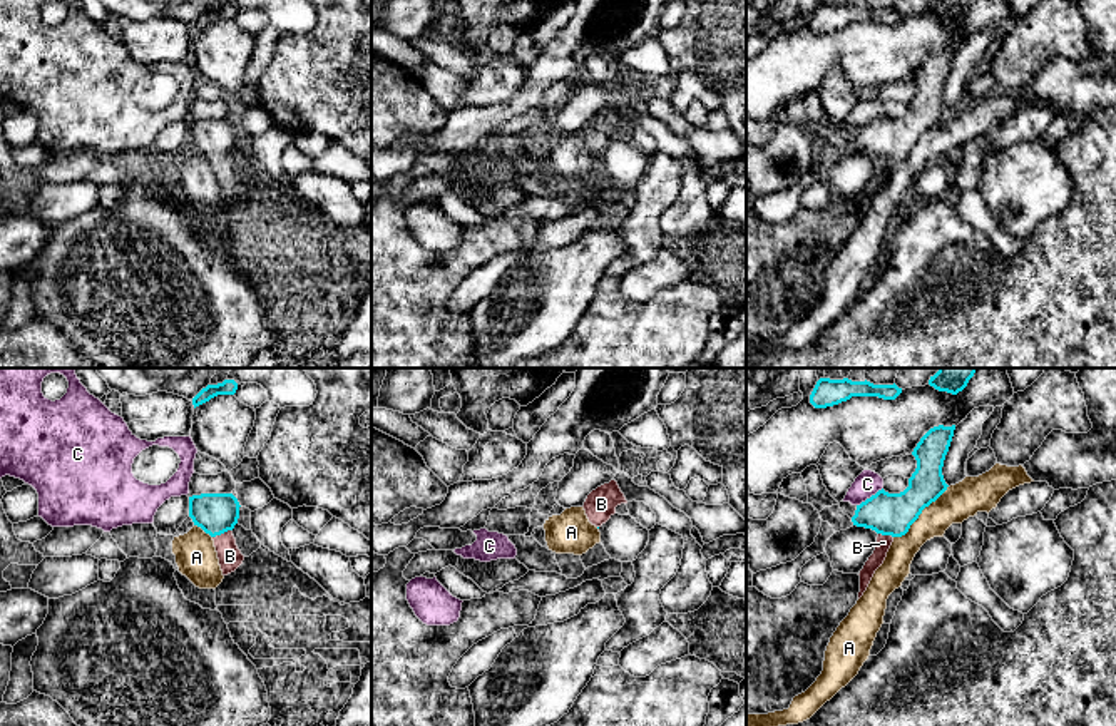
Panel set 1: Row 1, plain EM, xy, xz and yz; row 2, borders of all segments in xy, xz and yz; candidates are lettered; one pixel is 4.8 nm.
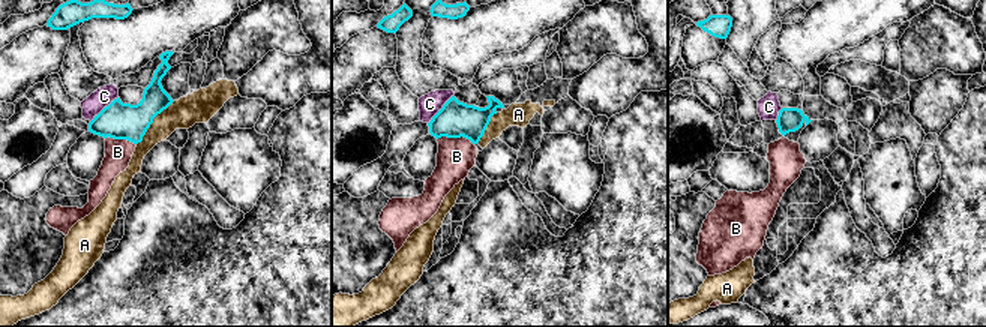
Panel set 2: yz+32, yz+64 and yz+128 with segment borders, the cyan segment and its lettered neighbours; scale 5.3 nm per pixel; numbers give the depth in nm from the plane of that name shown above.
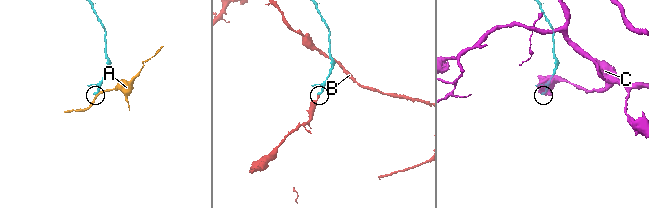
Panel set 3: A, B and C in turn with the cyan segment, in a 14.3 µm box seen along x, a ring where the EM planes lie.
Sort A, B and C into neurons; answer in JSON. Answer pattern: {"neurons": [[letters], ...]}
{"neurons": [["A"], ["B"], ["C"]]}

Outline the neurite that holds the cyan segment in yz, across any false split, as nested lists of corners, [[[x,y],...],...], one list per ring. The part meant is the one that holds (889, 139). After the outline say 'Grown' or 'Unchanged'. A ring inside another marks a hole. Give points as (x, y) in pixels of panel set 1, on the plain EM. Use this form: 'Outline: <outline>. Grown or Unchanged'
Outline: [[[939,50],[920,64],[912,77],[917,85],[917,94],[904,117],[888,119],[882,114],[857,130],[855,141],[852,142],[853,151],[872,154],[878,159],[873,179],[858,199],[858,224],[867,216],[875,196],[883,189],[893,164],[905,161],[922,135],[947,115],[949,110],[944,105],[942,92],[954,55],[955,50]]]. Grown

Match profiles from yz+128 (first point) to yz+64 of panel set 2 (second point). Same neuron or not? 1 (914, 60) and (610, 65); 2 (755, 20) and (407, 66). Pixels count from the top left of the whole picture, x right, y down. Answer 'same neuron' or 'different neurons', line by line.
1: different neurons
2: same neuron

